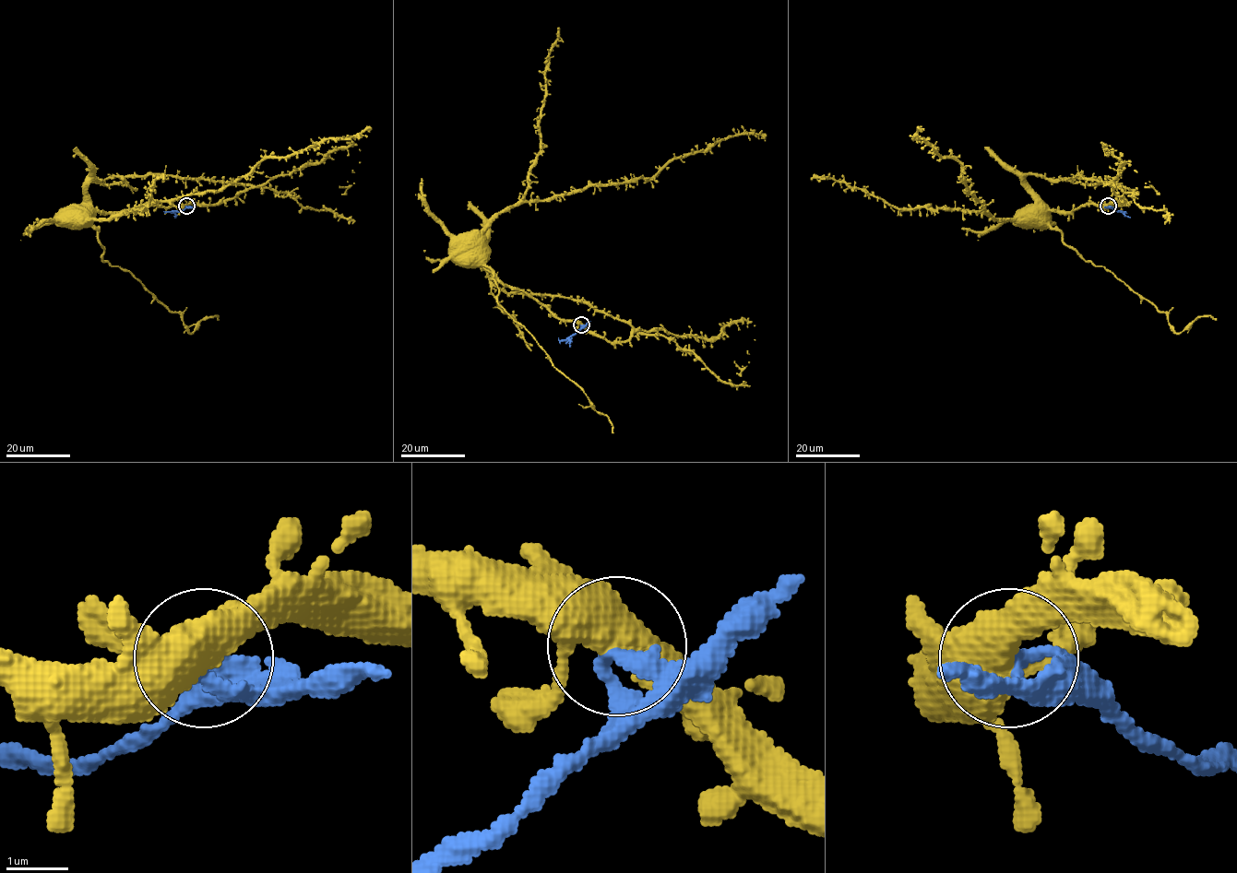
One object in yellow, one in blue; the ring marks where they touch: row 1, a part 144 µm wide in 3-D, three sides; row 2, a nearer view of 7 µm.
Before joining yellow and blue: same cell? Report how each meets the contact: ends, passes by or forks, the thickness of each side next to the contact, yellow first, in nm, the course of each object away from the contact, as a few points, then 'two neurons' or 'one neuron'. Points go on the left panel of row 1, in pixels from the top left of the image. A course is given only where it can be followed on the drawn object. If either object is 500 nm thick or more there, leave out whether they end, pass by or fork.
yellow forks there; blue ends there; 460 nm thick on the yellow side, 300 nm on the other; yellow runs (185, 206), (141, 204), (116, 212), (89, 209), (92, 207), (76, 215); blue runs (185, 206), (180, 211), (163, 211); two neurons

